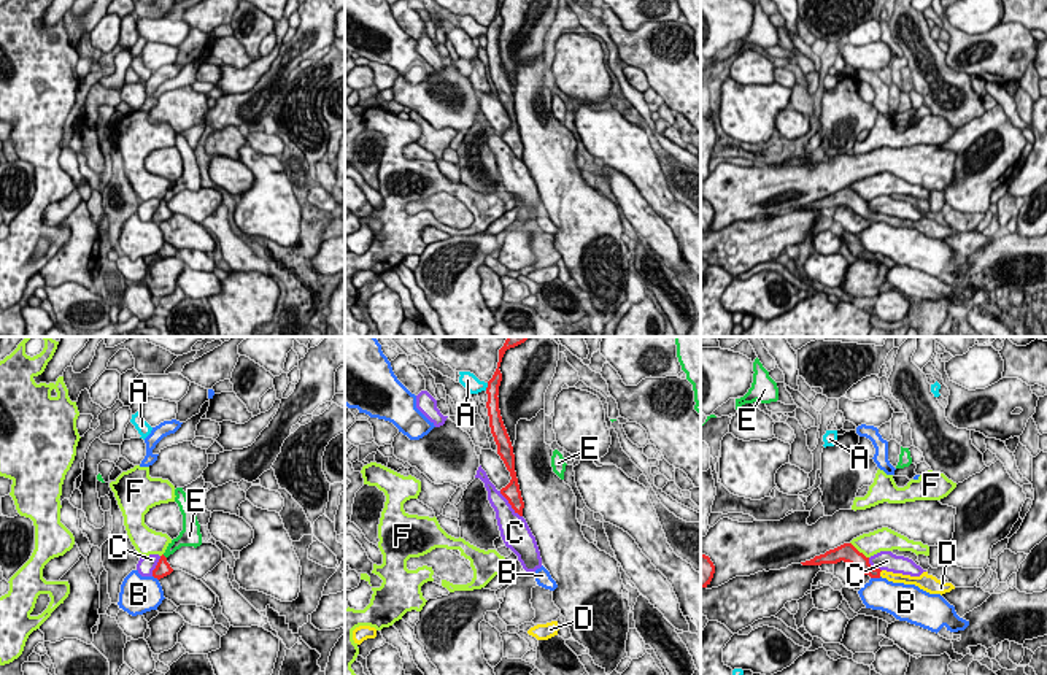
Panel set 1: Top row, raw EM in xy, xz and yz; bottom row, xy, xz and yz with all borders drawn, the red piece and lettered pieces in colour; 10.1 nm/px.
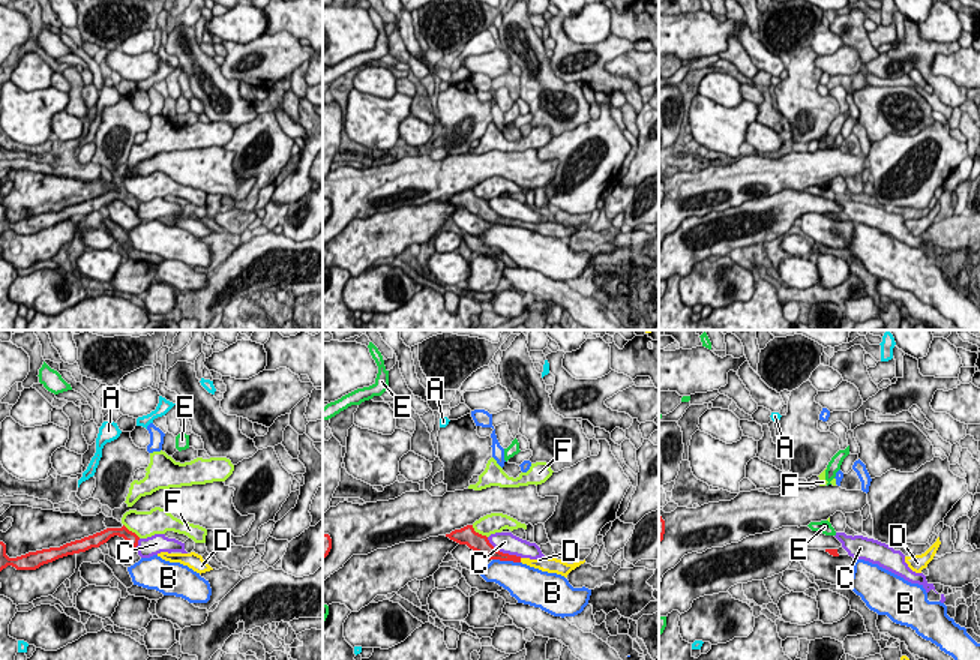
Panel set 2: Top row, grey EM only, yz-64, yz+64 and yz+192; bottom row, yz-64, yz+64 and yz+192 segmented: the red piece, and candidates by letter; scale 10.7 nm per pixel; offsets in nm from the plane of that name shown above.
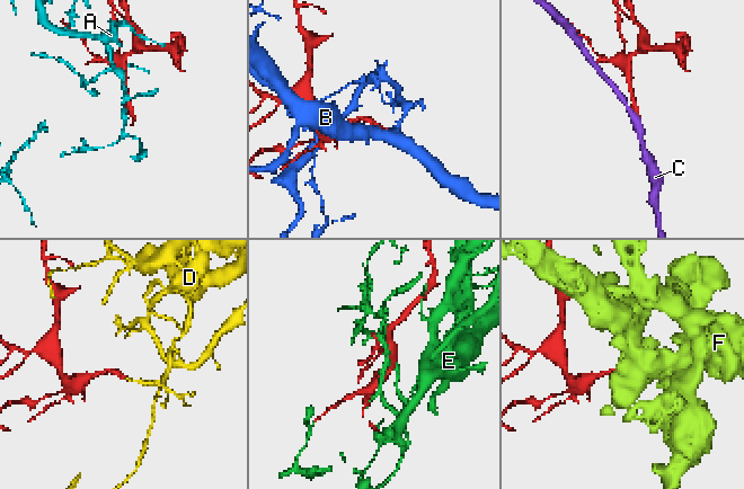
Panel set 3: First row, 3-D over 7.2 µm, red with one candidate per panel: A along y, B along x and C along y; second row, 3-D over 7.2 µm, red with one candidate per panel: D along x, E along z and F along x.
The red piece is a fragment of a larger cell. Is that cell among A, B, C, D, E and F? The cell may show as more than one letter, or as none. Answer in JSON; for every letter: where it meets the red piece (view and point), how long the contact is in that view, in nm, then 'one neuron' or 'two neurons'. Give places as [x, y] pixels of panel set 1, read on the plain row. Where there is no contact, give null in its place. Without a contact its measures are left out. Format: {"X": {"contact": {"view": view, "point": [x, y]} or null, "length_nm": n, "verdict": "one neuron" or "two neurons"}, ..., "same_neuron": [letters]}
{"A": {"contact": {"view": "xz", "point": [488, 30]}, "length_nm": 90, "verdict": "two neurons"}, "B": {"contact": {"view": "yz", "point": [876, 221]}, "length_nm": 110, "verdict": "two neurons"}, "C": {"contact": {"view": "xz", "point": [509, 146]}, "length_nm": 360, "verdict": "two neurons"}, "D": {"contact": {"view": "yz", "point": [879, 218]}, "length_nm": 70, "verdict": "one neuron"}, "E": {"contact": {"view": "xy", "point": [164, 200]}, "length_nm": 60, "verdict": "two neurons"}, "F": {"contact": {"view": "yz", "point": [858, 196]}, "length_nm": 260, "verdict": "two neurons"}, "same_neuron": ["D"]}

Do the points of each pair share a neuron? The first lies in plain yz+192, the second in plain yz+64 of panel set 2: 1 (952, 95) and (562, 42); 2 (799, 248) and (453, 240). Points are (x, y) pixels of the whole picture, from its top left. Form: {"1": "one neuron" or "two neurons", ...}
{"1": "one neuron", "2": "one neuron"}

